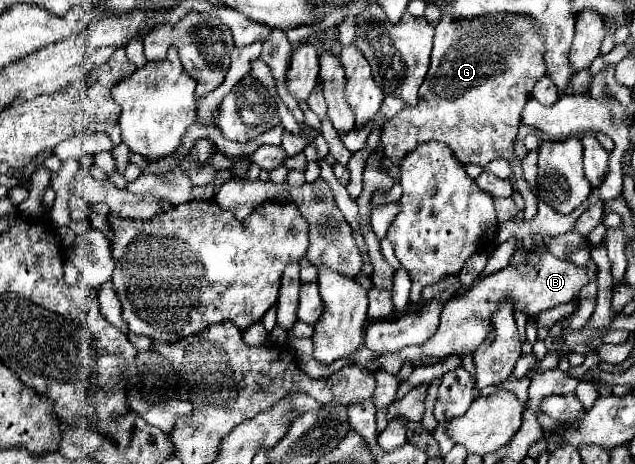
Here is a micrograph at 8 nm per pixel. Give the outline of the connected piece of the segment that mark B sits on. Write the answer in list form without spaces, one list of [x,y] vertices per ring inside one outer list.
[[[547,253],[541,257],[539,263],[511,263],[493,275],[481,277],[463,295],[445,303],[441,311],[439,329],[427,343],[423,343],[421,355],[443,357],[443,355],[461,353],[465,349],[475,351],[491,331],[491,325],[493,325],[491,317],[501,303],[511,303],[515,313],[519,311],[519,313],[525,313],[527,317],[533,317],[539,311],[551,309],[561,303],[569,303],[581,291],[581,287],[595,277],[595,269],[597,267],[593,261],[589,261],[587,267],[577,267],[573,263],[561,261],[551,253]]]

